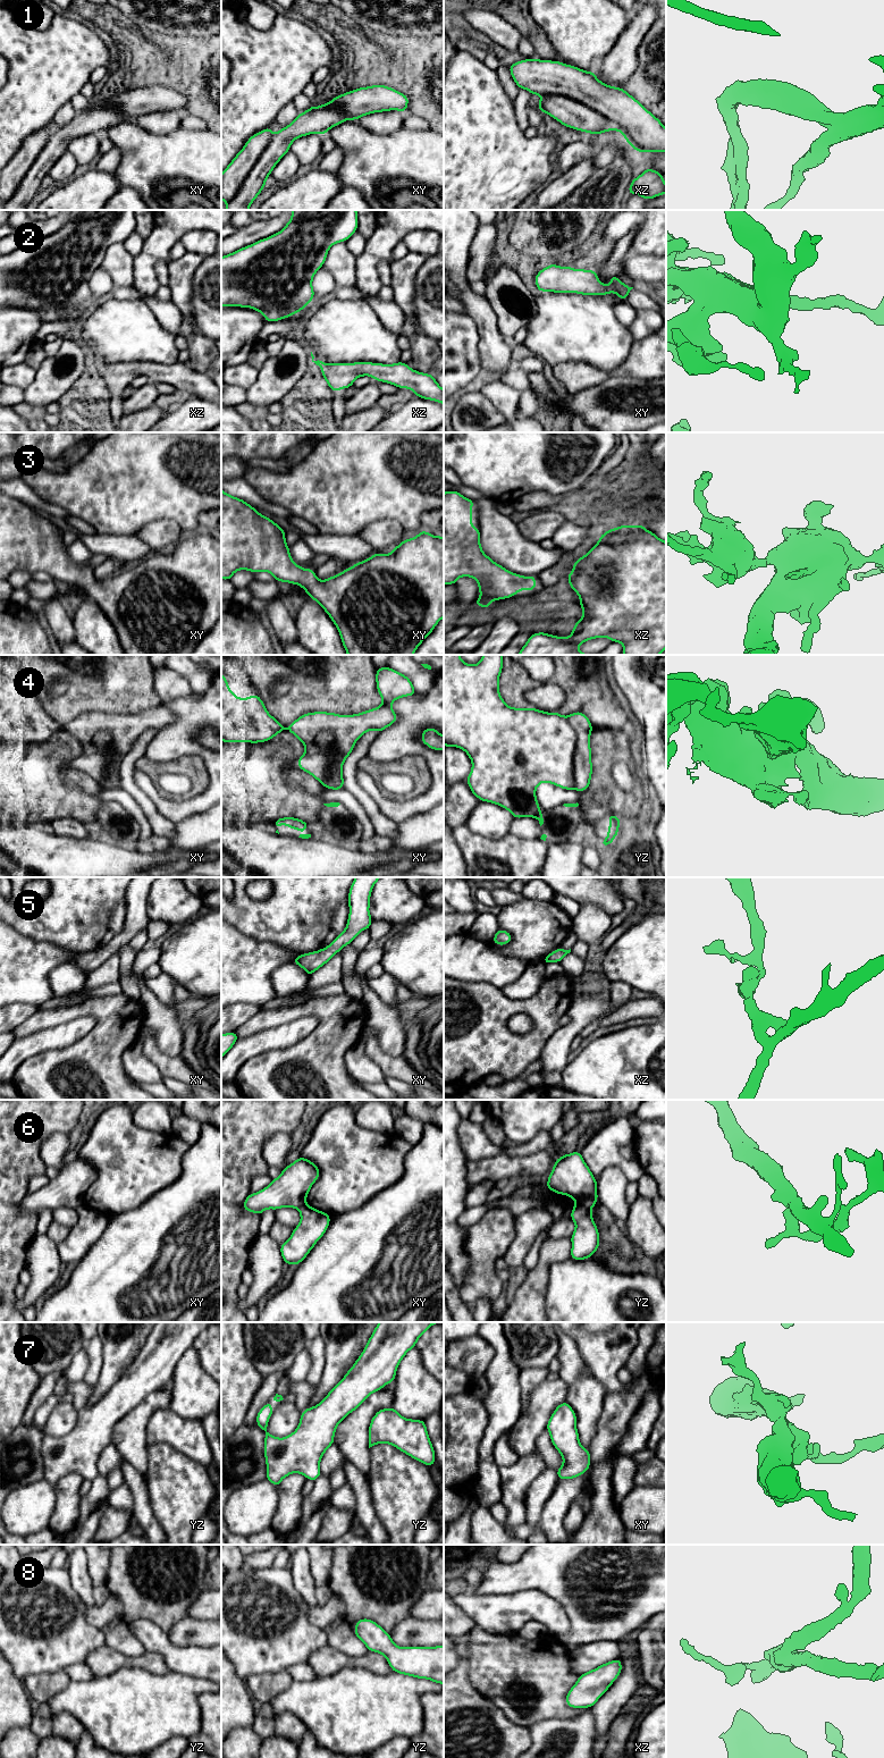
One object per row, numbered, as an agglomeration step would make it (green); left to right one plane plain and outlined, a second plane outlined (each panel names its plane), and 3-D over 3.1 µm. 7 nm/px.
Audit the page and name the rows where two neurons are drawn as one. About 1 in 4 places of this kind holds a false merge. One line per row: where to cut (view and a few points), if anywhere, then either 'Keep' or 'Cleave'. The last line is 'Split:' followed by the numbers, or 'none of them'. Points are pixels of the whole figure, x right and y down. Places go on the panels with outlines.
1: No split. Keep
2: No split. Keep
3: No split. Keep
4: No split. Keep
5: No split. Keep
6: Split along yz (577, 1203), (590, 1210). Cleave
7: No split. Keep
8: No split. Keep
Split: 6

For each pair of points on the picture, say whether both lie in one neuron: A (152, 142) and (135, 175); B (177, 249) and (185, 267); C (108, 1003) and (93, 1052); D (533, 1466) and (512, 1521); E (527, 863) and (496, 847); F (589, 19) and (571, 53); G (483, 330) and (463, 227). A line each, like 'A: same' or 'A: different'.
A: same
B: different
C: same
D: same
E: same
F: same
G: same

